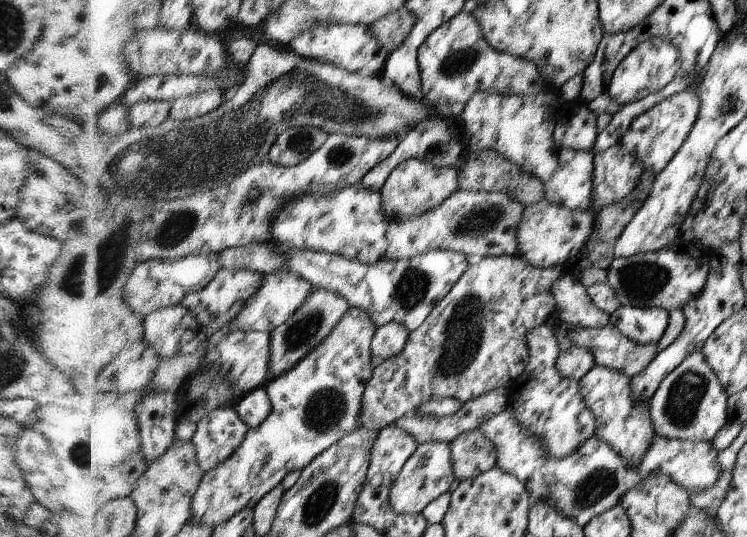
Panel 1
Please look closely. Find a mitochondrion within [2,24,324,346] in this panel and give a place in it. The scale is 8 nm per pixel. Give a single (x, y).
(80, 279)

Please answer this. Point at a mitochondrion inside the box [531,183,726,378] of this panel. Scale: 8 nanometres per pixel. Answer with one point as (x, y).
(643, 280)

